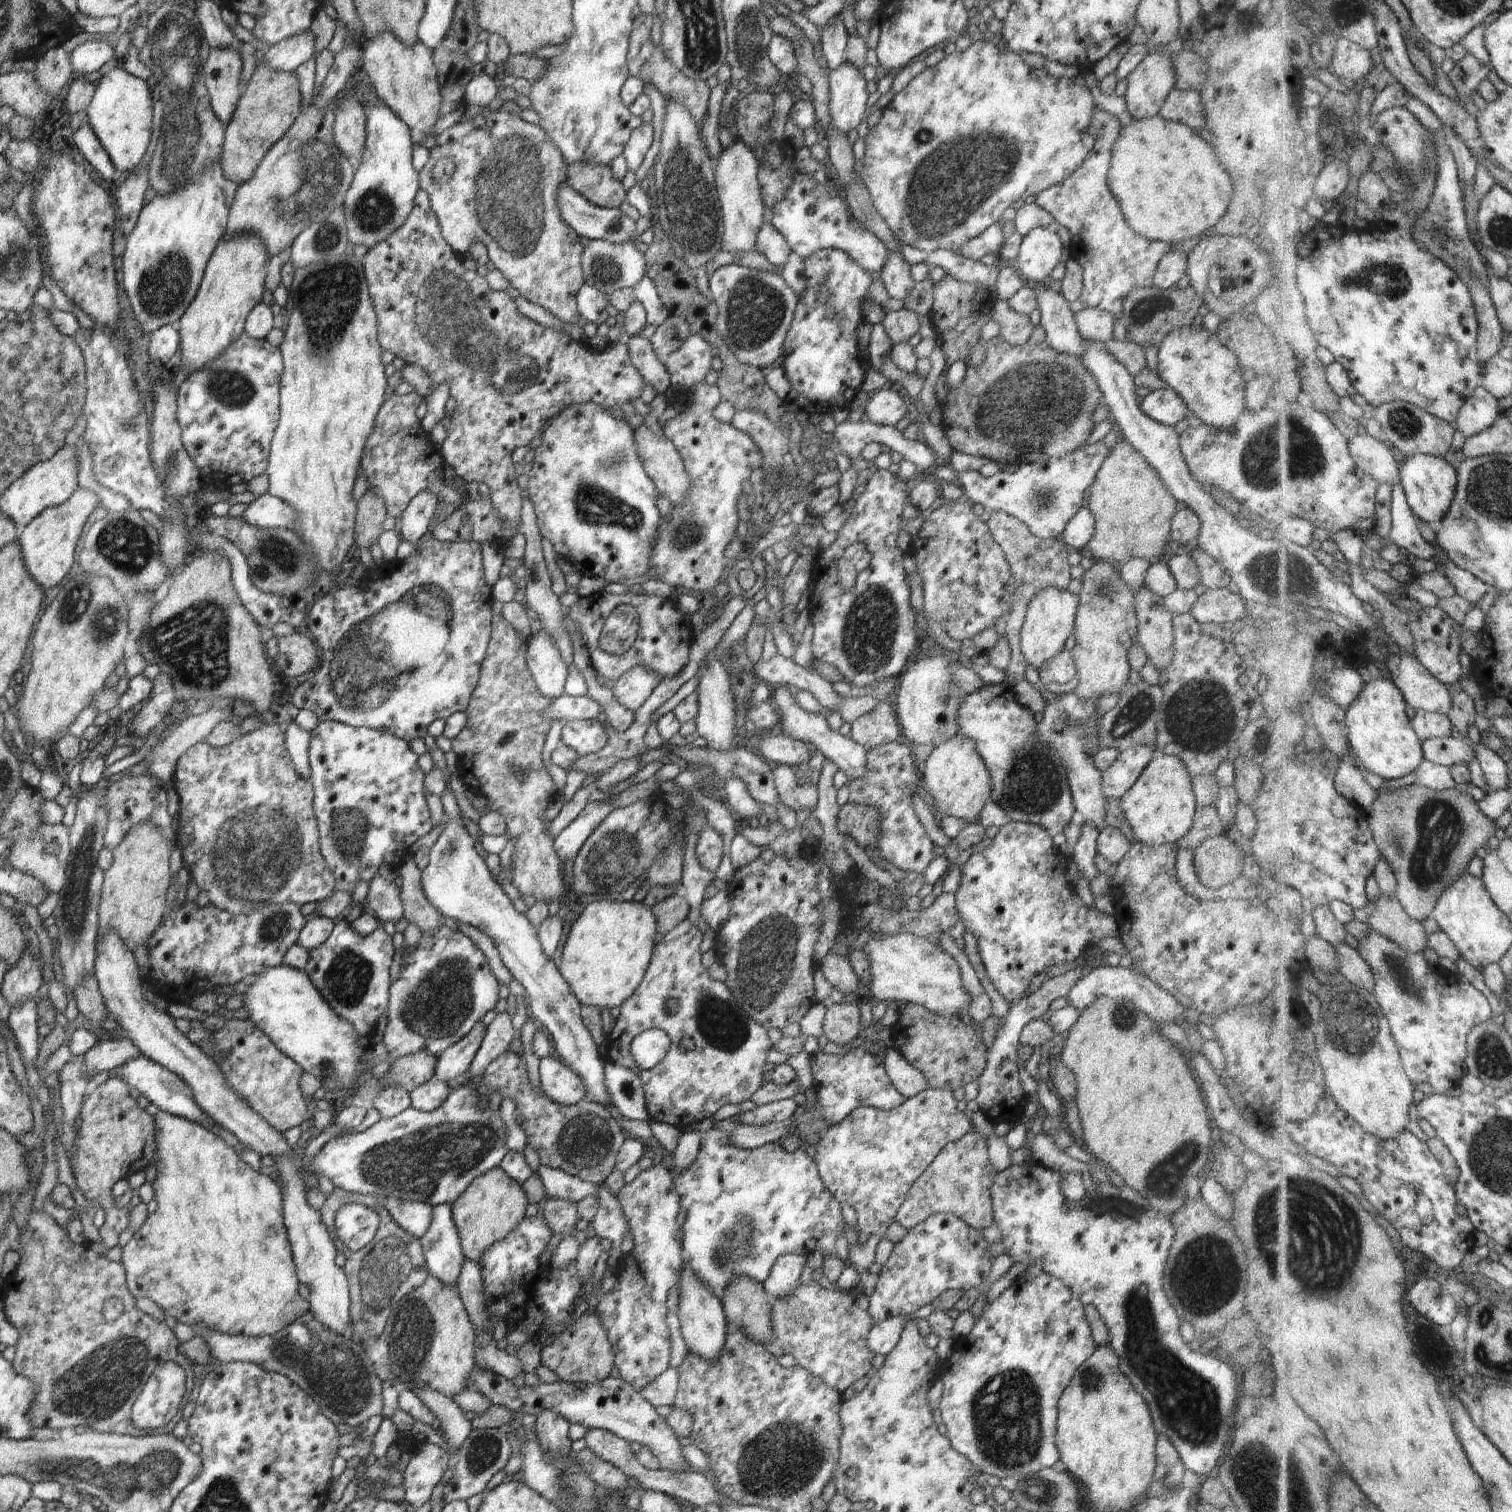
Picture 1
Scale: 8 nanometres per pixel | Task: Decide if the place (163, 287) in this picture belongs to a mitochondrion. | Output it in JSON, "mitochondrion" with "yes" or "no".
{"mitochondrion":"yes"}

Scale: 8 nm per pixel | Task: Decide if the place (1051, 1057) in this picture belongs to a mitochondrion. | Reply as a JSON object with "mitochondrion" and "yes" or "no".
{"mitochondrion":"no"}

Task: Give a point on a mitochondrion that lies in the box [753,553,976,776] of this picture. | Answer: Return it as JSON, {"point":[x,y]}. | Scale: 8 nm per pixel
{"point":[869,629]}

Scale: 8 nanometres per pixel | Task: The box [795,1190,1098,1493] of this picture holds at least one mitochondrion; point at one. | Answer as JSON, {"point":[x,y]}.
{"point":[1008,1428]}

